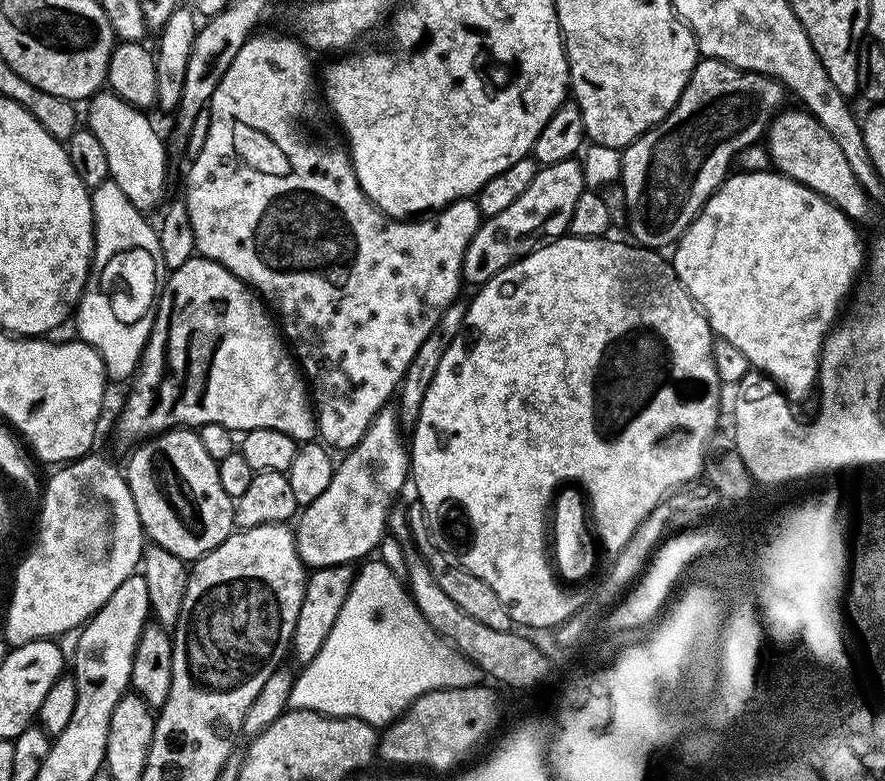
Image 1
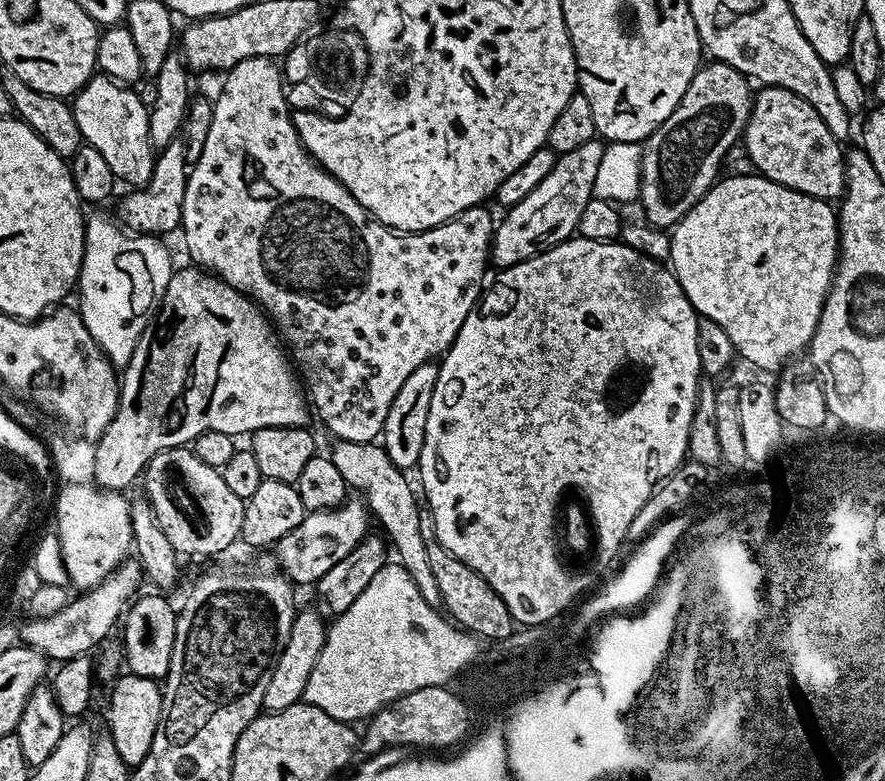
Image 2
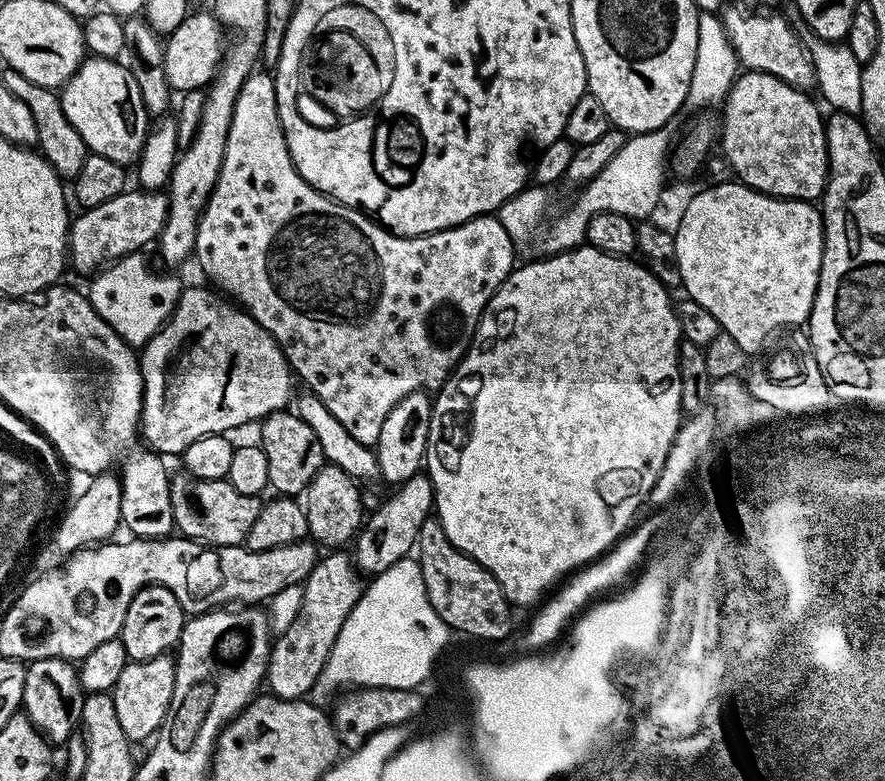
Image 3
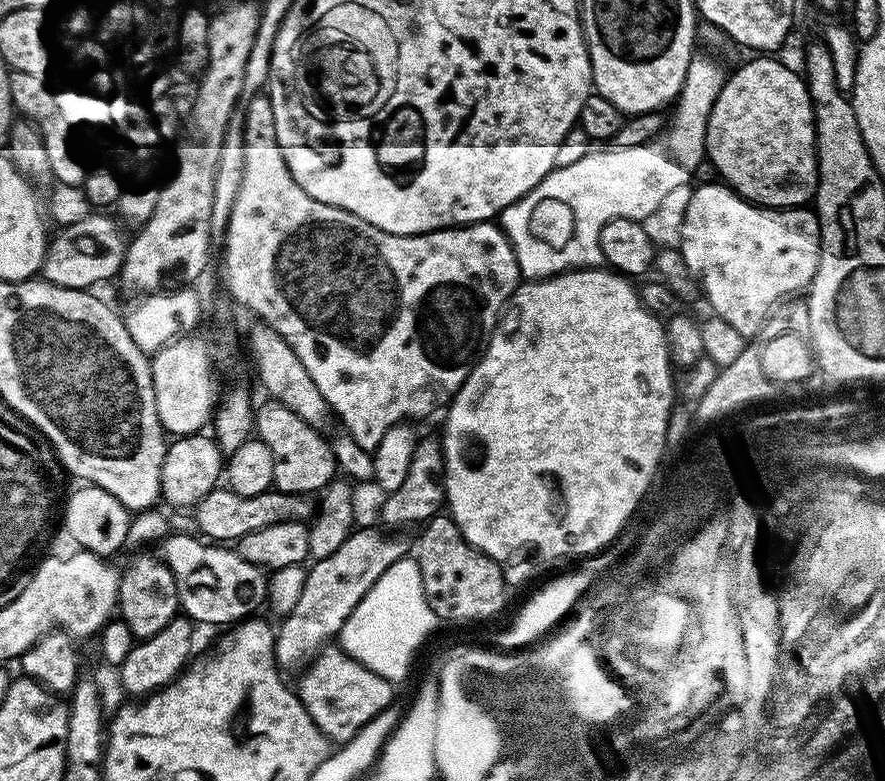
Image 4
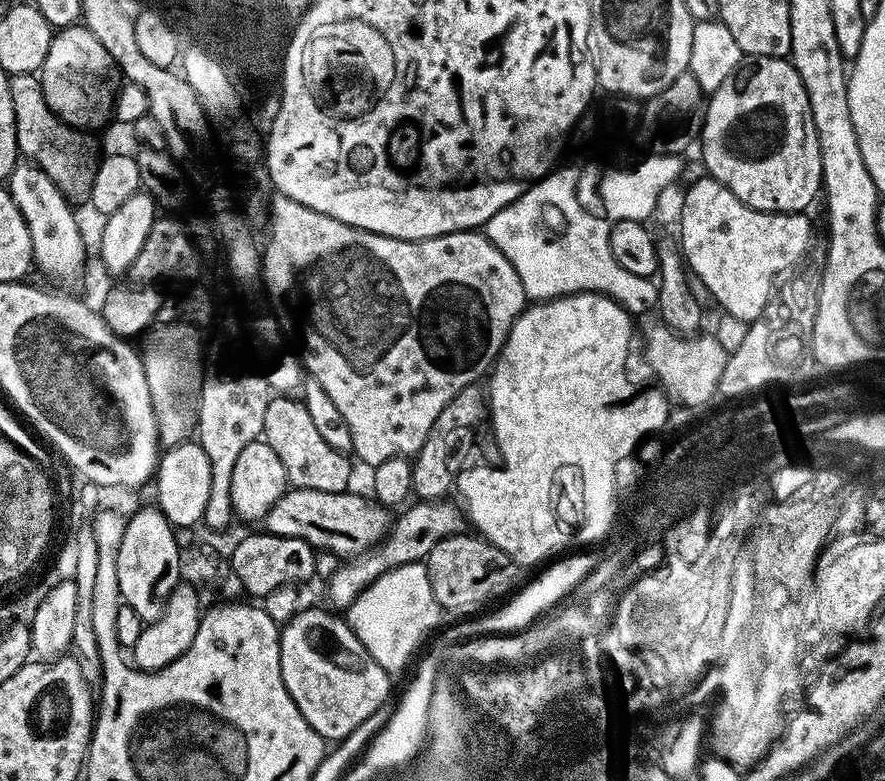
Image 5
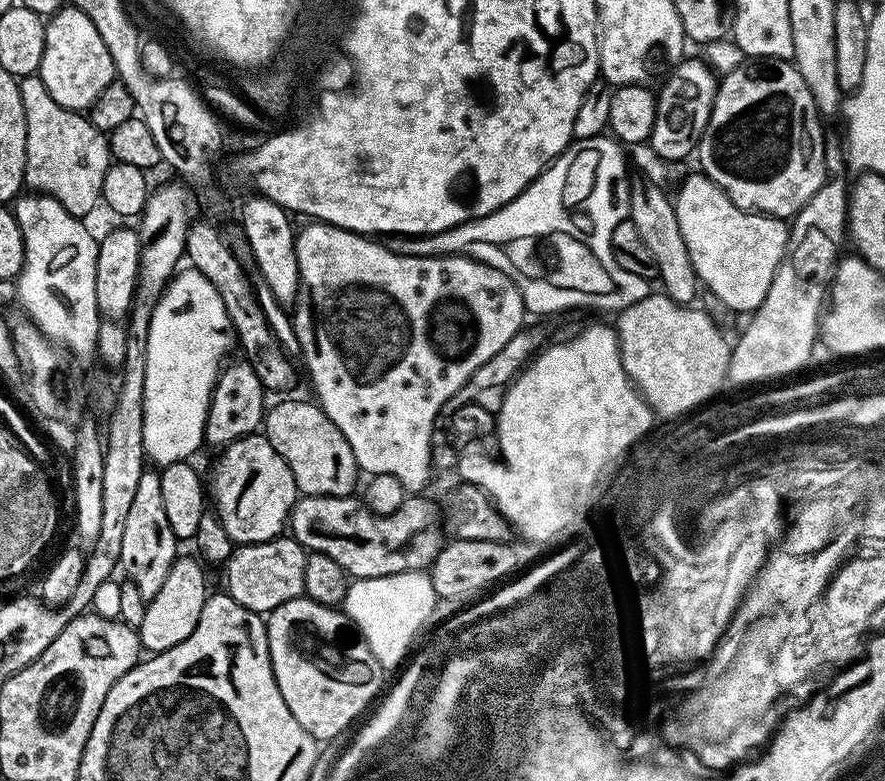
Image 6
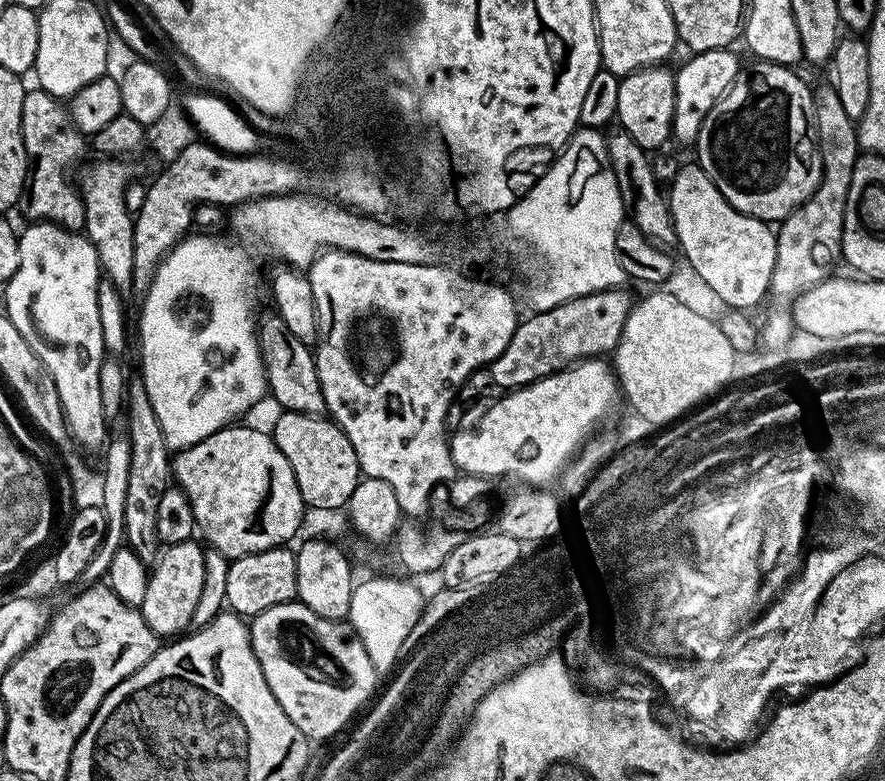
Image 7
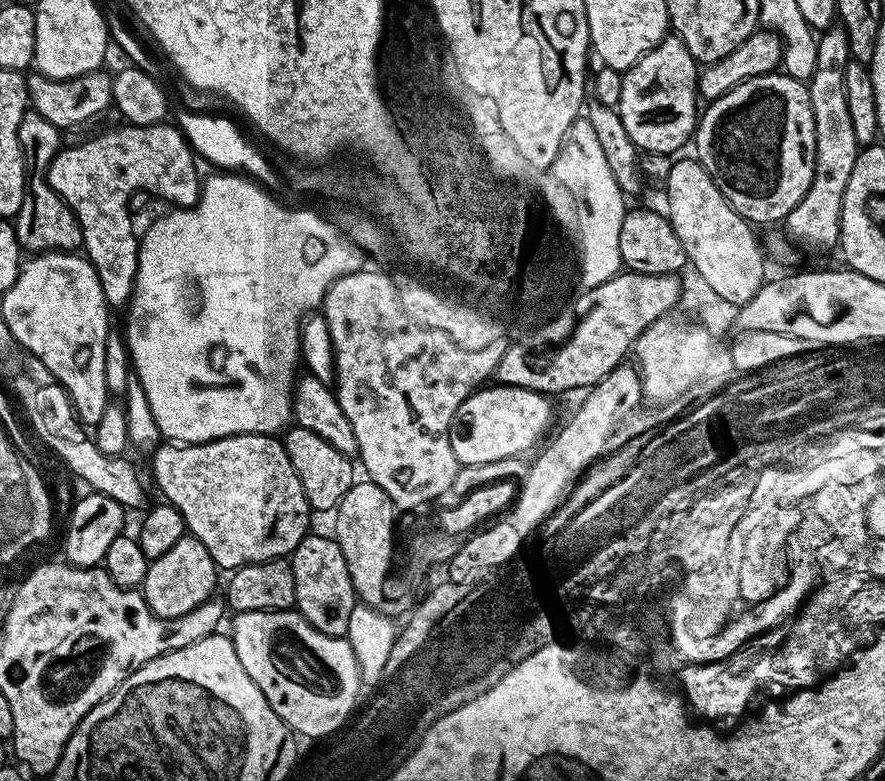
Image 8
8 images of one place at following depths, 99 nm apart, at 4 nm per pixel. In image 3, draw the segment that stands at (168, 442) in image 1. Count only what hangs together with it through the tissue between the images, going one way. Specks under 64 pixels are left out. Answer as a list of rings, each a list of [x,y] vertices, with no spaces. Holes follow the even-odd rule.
[[[184,470],[169,479],[168,490],[172,503],[172,522],[179,535],[199,540],[205,546],[243,545],[246,534],[250,534],[250,526],[254,526],[254,521],[258,519],[262,503],[260,496],[238,494],[238,490],[234,490],[227,479],[203,480],[189,476]]]

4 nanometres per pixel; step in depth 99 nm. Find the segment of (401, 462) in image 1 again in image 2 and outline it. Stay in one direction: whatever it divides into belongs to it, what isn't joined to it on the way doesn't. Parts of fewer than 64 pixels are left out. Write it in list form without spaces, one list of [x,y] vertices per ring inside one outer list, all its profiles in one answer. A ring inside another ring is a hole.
[[[348,498],[331,511],[309,511],[302,523],[274,545],[279,571],[293,585],[315,585],[324,574],[350,554],[369,535],[370,513],[359,499]]]

